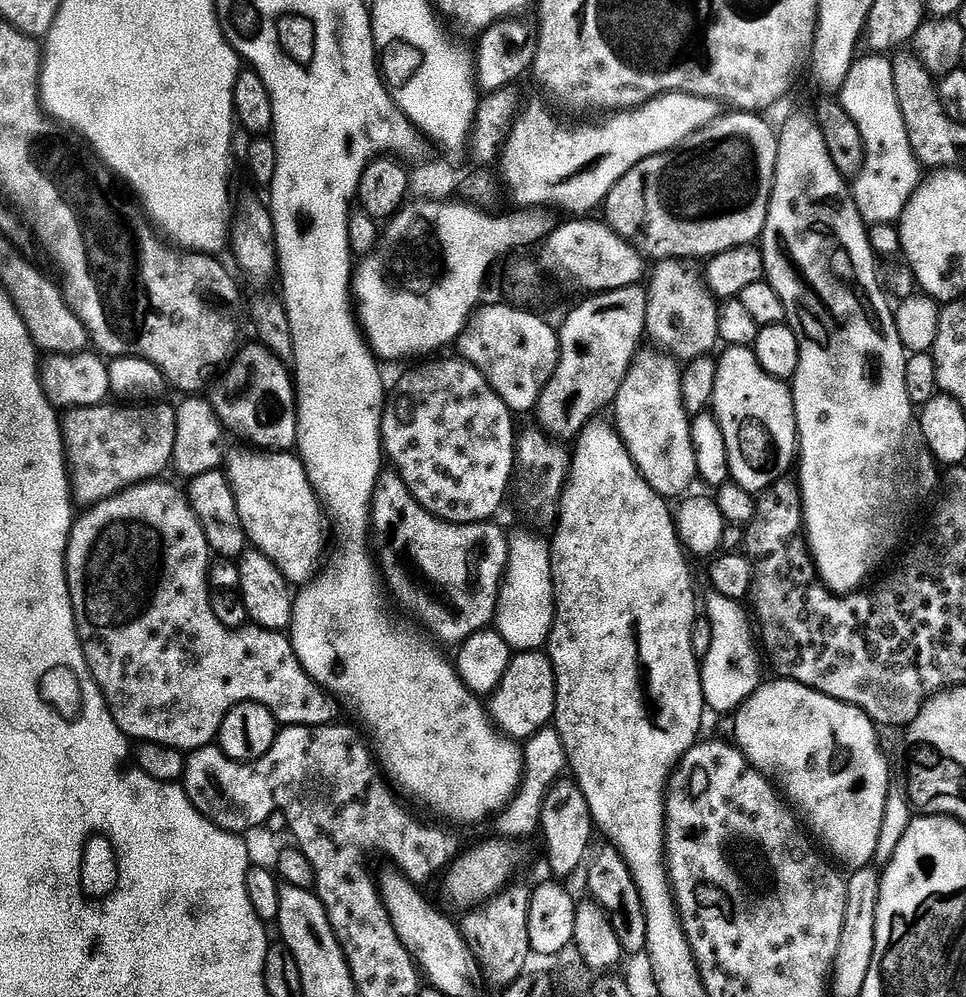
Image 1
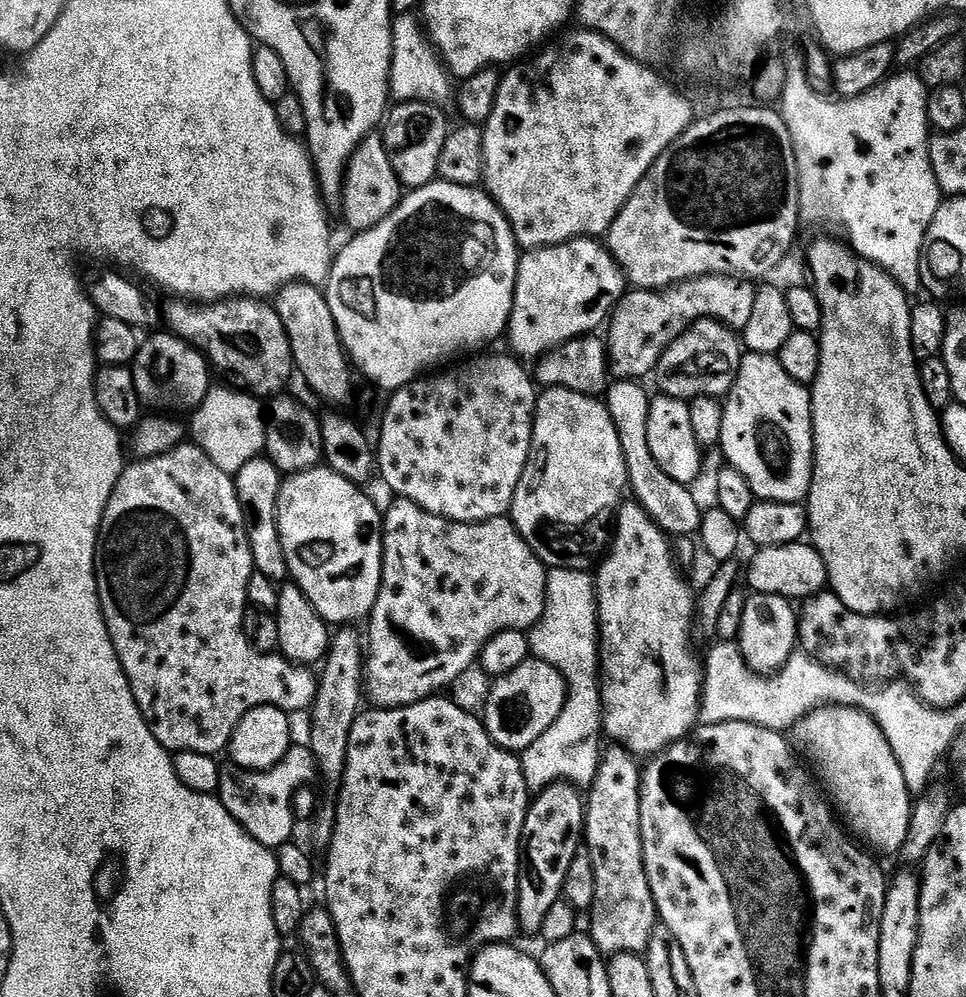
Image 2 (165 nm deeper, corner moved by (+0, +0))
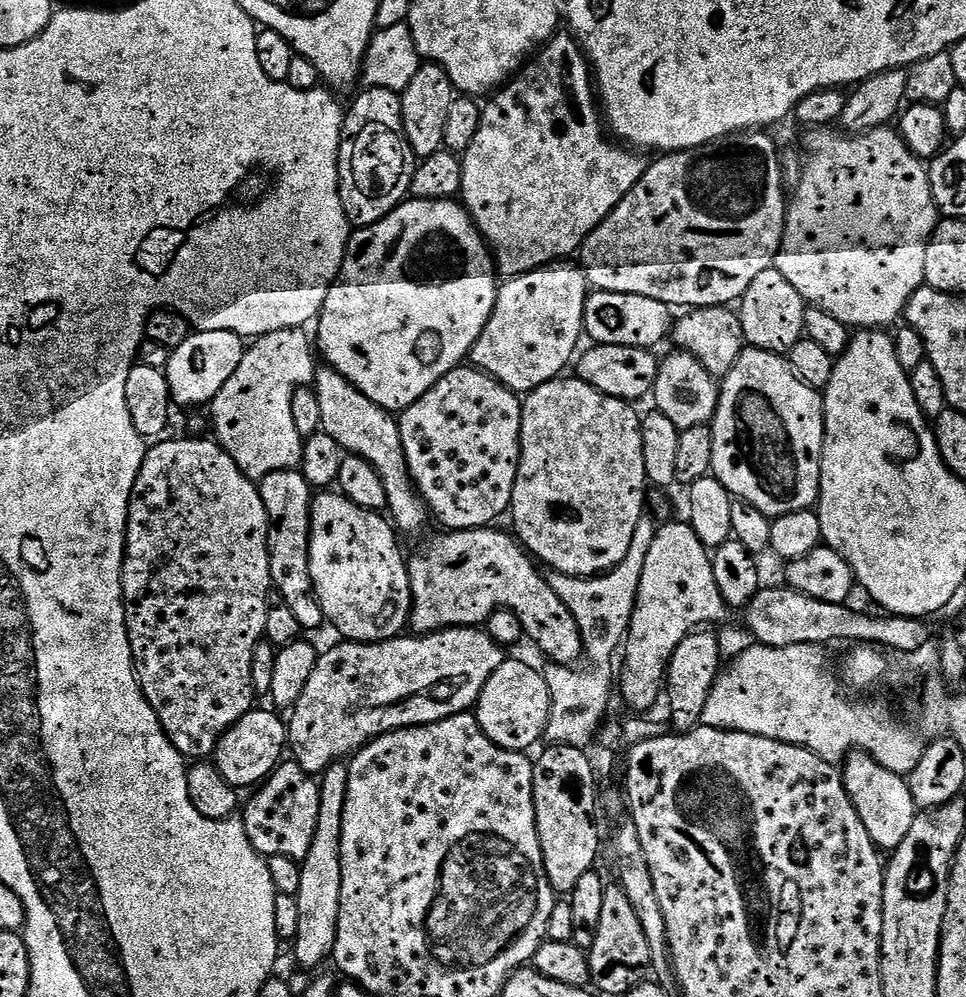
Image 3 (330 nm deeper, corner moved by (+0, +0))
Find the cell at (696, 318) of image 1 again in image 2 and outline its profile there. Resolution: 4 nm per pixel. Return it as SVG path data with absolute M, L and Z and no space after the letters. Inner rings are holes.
M695 320L670 347L664 349L662 358L656 364L654 381L663 395L676 400L691 402L700 396L724 398L736 381L733 370L740 367L741 359L742 344L733 329L719 324L717 320Z

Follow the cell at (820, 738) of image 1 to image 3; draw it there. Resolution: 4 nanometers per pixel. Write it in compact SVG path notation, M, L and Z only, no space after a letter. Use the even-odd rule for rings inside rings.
M859 750L853 751L847 757L842 775L848 797L852 799L852 804L862 818L862 826L866 826L877 849L896 849L902 838L910 834L910 826L914 826L914 818L918 811L918 805L908 789L907 779L903 775L896 775L884 769L867 752Z

